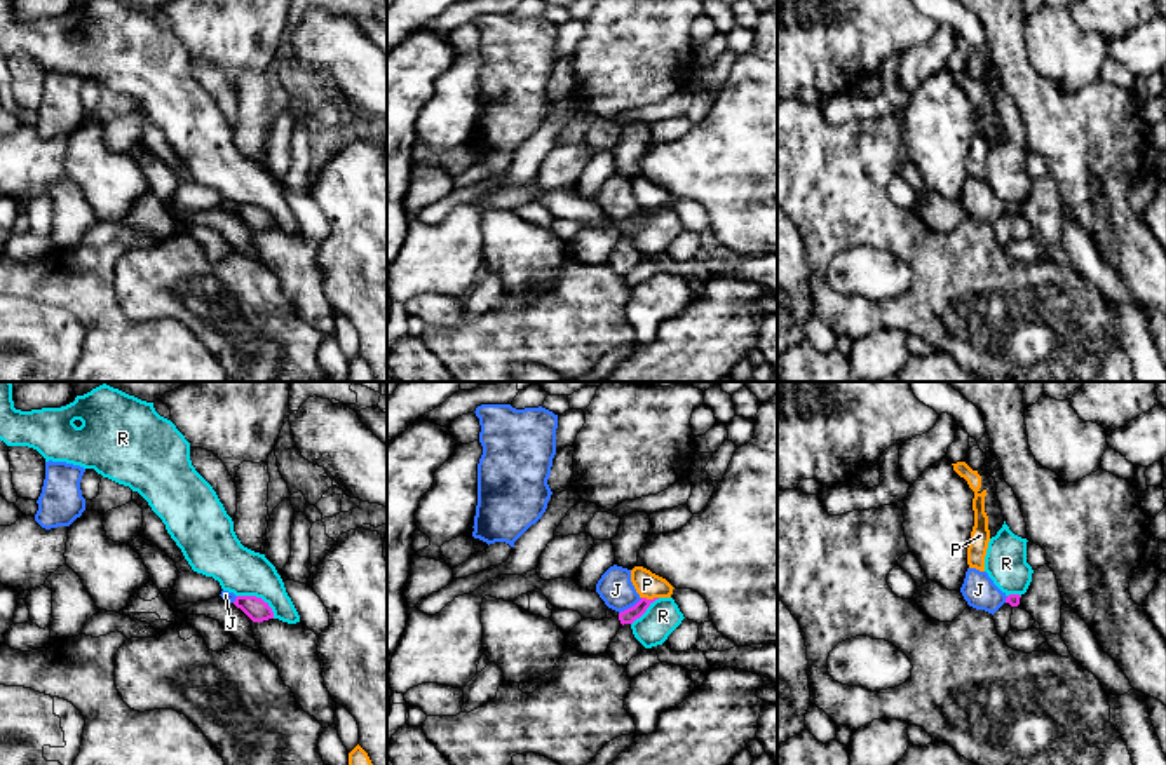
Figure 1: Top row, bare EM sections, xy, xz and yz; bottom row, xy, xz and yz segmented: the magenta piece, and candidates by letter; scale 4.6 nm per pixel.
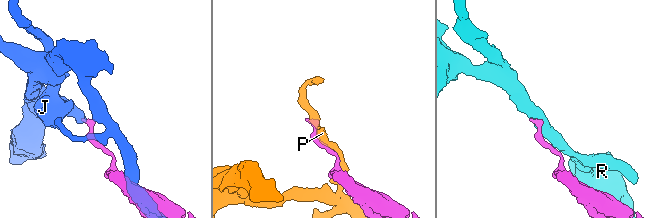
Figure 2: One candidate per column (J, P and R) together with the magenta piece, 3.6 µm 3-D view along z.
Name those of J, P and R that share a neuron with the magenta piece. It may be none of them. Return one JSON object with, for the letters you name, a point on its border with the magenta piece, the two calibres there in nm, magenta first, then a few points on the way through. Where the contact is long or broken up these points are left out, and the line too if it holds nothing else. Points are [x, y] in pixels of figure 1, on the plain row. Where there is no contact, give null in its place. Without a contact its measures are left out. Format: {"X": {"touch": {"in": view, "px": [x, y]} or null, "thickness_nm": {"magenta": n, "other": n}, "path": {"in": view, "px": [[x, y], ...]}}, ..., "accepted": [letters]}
{"accepted": []}

